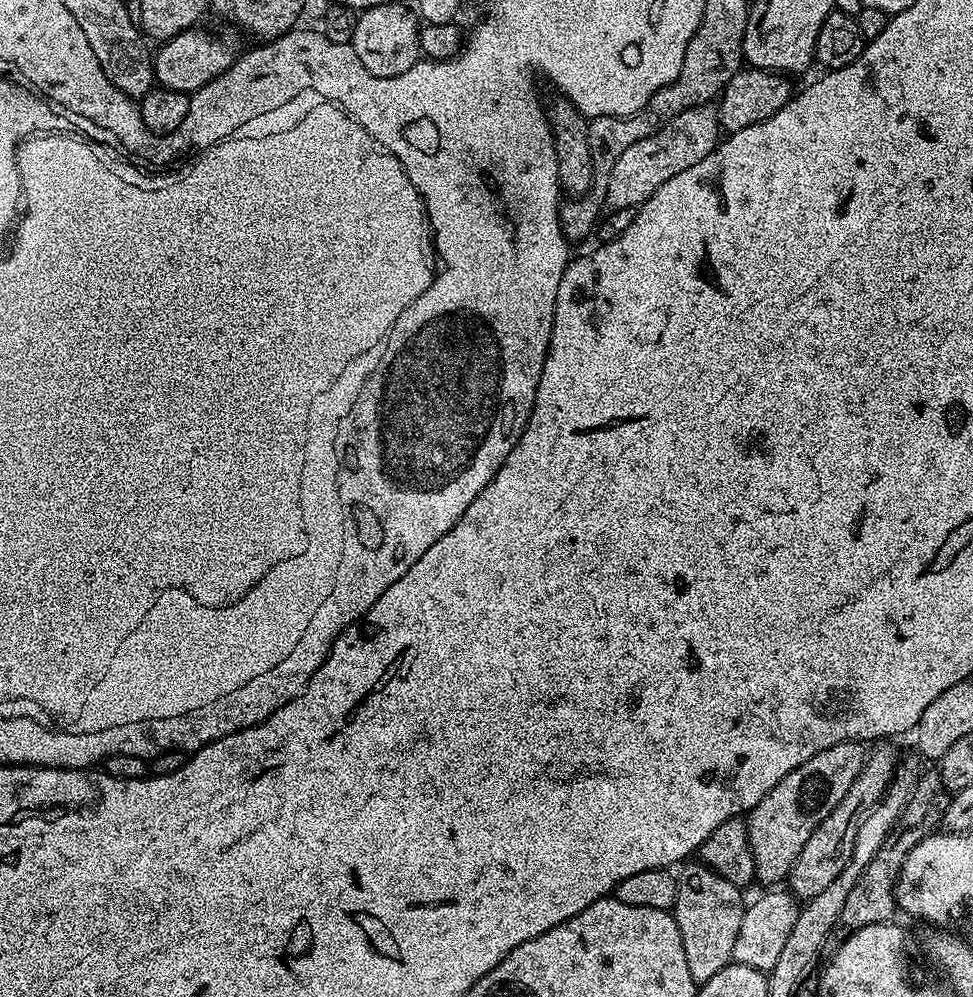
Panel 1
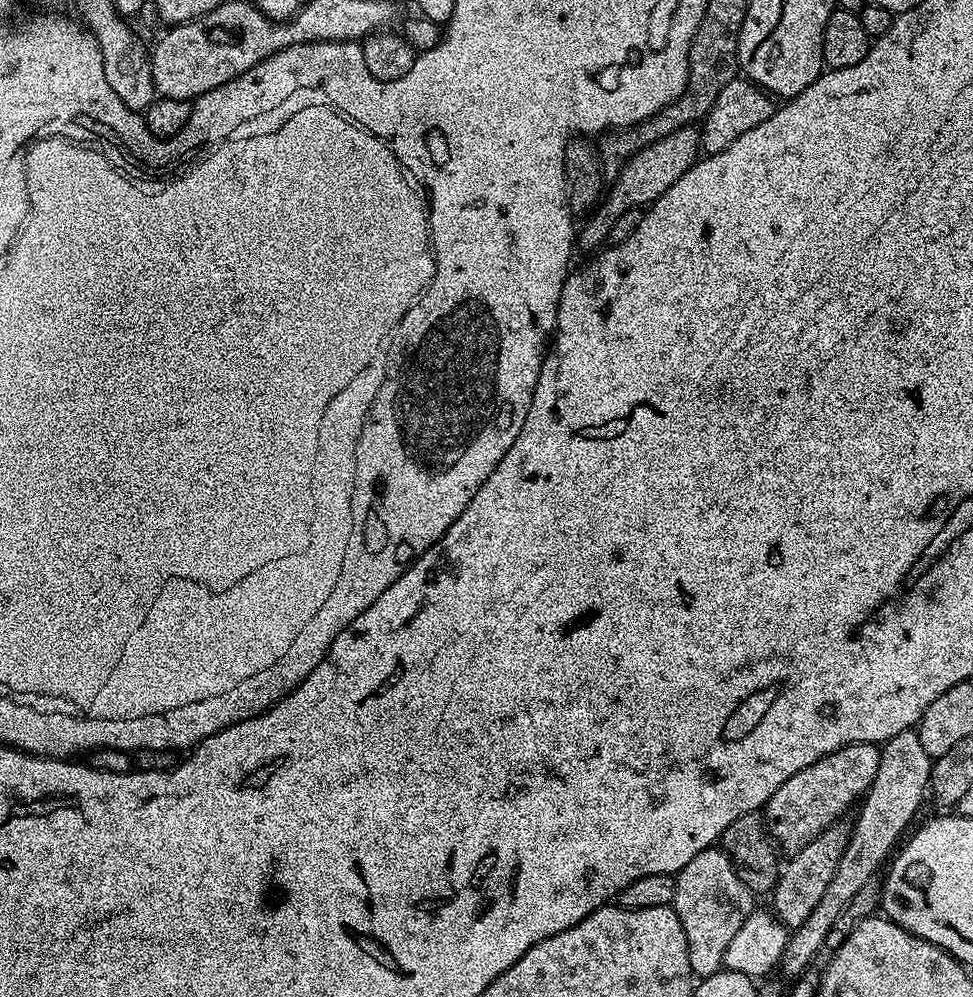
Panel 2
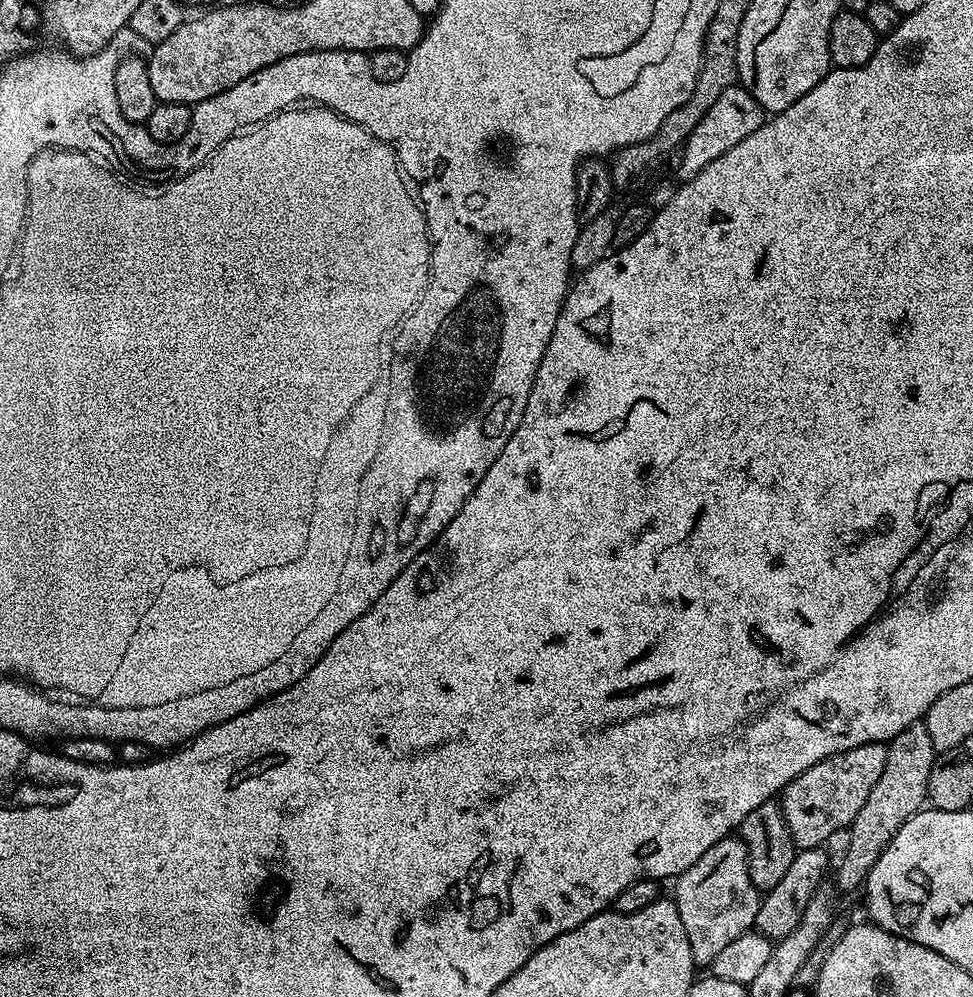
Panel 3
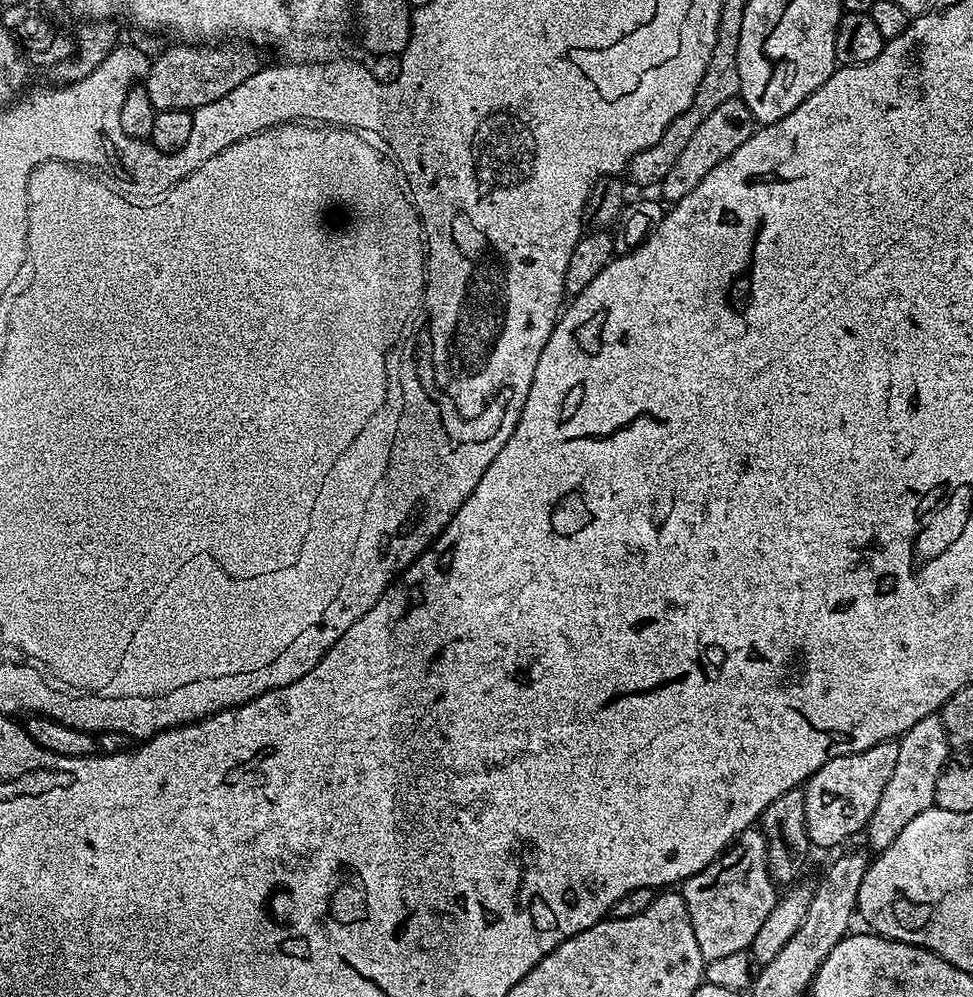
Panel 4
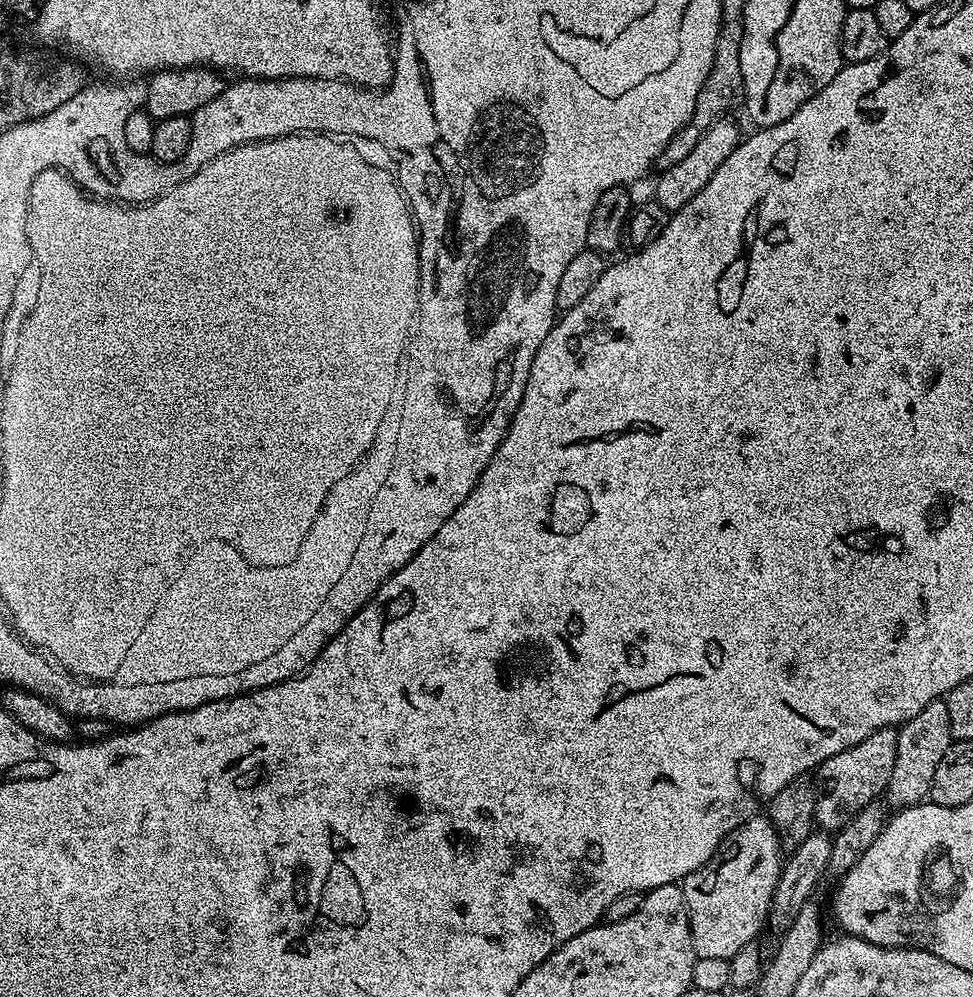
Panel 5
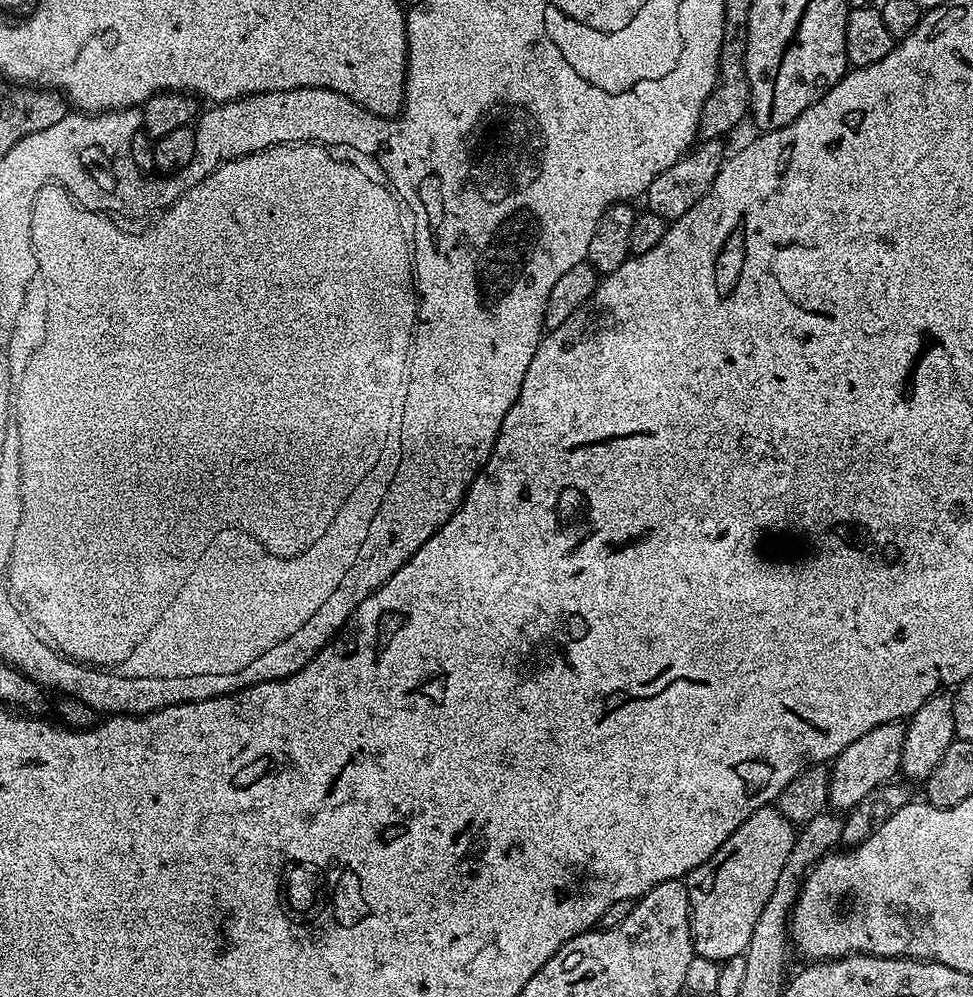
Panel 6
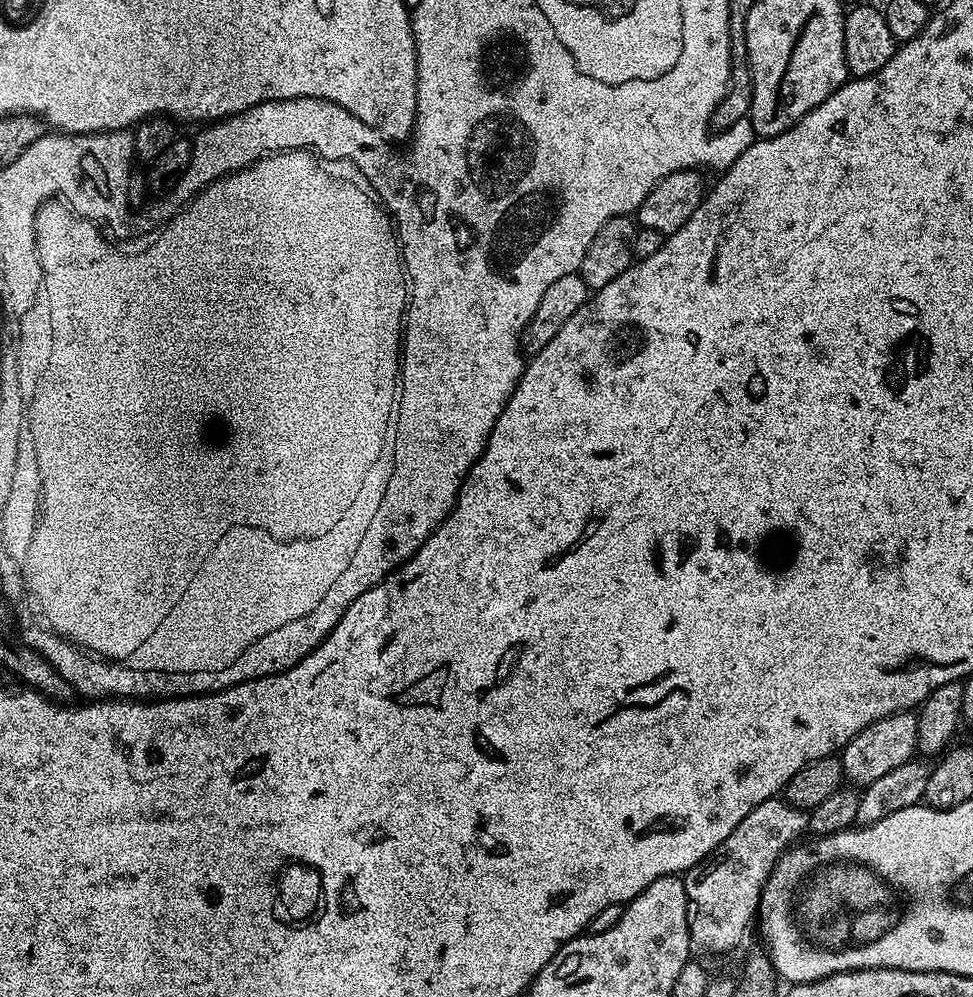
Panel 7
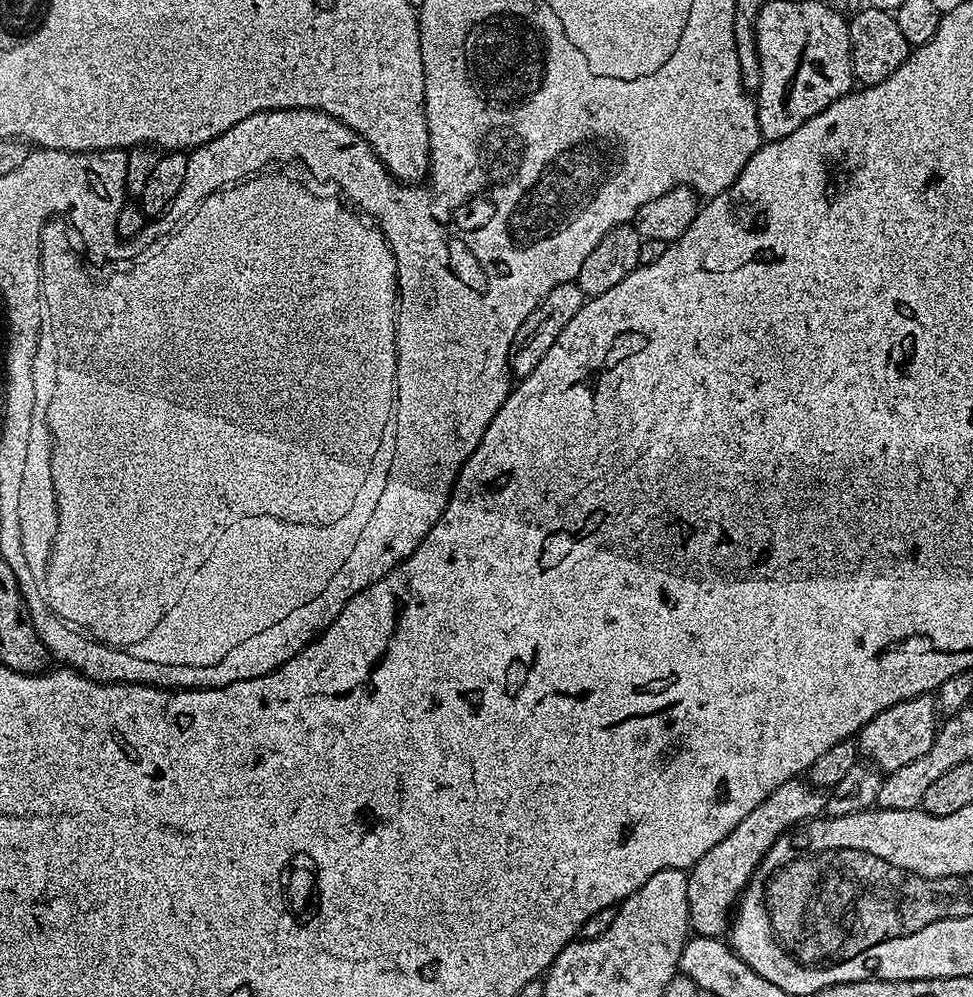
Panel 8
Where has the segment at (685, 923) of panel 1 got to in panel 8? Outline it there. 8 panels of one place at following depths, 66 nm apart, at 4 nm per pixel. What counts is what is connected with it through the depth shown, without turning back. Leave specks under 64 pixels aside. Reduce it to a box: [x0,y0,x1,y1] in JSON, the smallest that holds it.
[688,779,825,937]

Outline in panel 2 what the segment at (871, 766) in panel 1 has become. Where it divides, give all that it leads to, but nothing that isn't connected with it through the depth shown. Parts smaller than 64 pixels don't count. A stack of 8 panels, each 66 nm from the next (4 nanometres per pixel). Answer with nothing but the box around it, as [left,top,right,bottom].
[770,822,849,930]

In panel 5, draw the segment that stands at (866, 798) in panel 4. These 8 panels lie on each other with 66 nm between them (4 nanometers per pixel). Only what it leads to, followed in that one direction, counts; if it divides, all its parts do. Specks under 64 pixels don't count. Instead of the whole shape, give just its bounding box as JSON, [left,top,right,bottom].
[816,728,898,834]

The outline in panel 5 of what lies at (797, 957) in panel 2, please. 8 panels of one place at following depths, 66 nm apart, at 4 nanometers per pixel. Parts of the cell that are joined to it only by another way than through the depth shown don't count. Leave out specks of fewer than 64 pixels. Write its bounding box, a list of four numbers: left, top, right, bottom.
[886,699,954,810]

